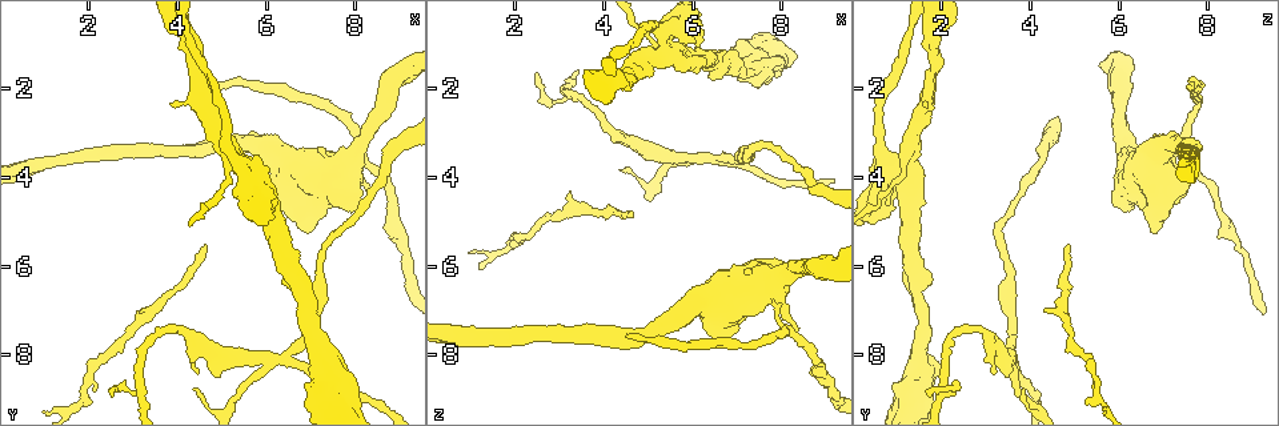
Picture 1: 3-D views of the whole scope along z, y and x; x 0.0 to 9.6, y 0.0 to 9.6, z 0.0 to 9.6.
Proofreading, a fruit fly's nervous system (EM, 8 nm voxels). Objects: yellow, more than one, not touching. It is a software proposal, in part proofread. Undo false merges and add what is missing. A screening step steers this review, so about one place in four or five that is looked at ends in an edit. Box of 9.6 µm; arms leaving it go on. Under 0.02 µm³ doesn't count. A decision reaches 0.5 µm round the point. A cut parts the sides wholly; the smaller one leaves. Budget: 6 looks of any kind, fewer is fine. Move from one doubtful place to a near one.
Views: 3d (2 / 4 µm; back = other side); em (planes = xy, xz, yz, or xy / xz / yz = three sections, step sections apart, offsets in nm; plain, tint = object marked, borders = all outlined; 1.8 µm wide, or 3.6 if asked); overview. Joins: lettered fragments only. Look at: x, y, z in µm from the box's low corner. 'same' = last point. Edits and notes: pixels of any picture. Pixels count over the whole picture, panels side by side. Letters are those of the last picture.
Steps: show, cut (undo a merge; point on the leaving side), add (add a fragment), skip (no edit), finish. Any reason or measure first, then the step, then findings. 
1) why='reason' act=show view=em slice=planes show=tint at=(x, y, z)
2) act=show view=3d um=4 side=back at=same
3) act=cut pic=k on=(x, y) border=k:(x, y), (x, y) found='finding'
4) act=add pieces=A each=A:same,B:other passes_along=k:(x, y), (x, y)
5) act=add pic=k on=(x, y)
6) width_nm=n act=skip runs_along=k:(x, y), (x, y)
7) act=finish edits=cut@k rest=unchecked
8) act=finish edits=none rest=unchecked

why='free end' act=show view=em slice=yz step=4 show=borders at=(4.50, 8.45, 3.15)

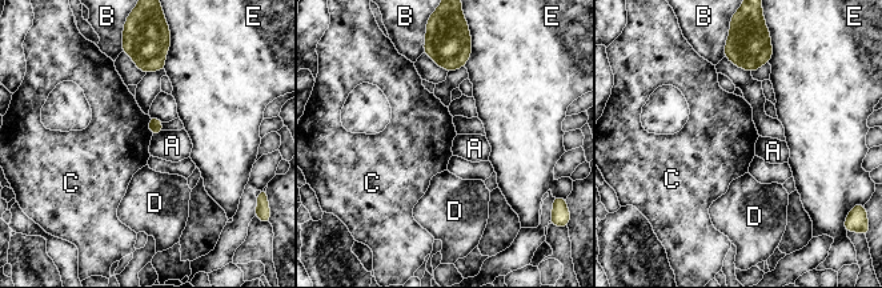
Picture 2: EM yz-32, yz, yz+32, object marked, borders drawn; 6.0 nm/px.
act=show view=em slice=planes show=borders at=same

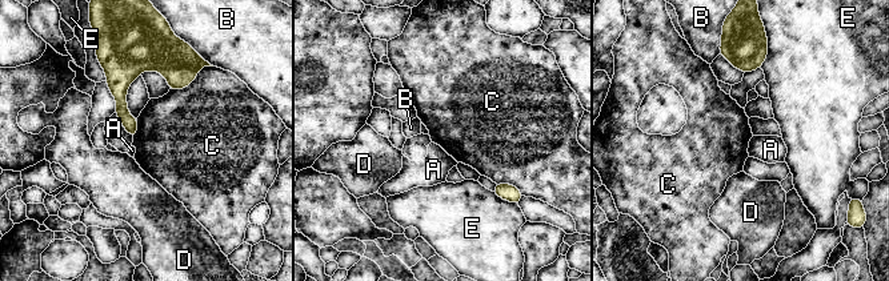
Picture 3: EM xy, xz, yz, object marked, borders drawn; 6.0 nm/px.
act=skip each=A:other,B:other,C:other,D:other,E:other runs_along=3:(108, 69), (160, 64), (189, 75) found='no lettered fragment goes on from it'

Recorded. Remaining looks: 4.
act=show view=3d um=2 at=(6.35, 8.05, 3.60)

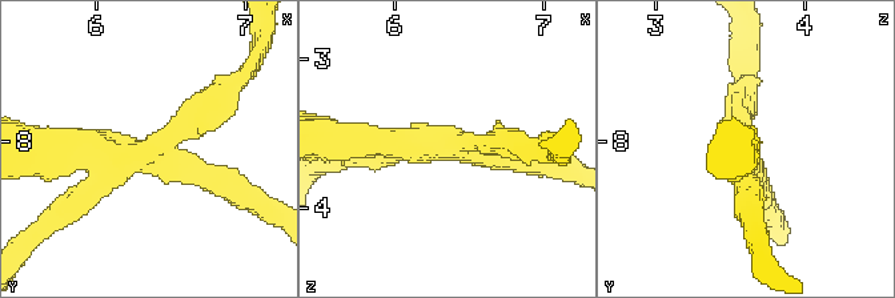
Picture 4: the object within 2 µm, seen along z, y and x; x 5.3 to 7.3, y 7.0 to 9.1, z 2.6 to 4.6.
arms=4 act=show view=em slice=planes show=borders at=(6.32, 8.08, 3.58)

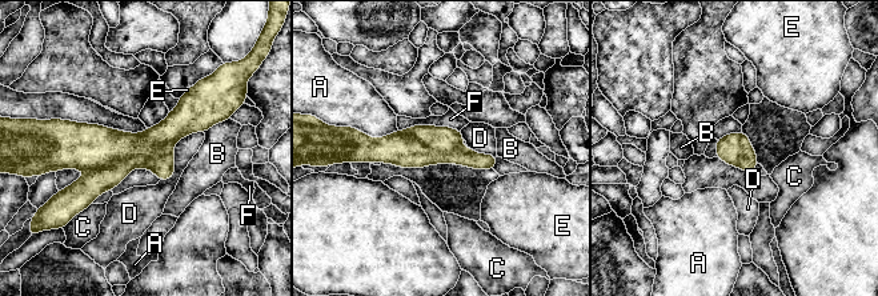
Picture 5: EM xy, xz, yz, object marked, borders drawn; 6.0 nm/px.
width_nm=190 longest_contact=F:380nm act=cut pic=5 on=(85, 147) each=A:other,B:other,C:other,D:other,E:other,F:other found='a second neuron is stuck on'

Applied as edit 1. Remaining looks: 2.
act=finish edits=cut@5 rest=unchecked

